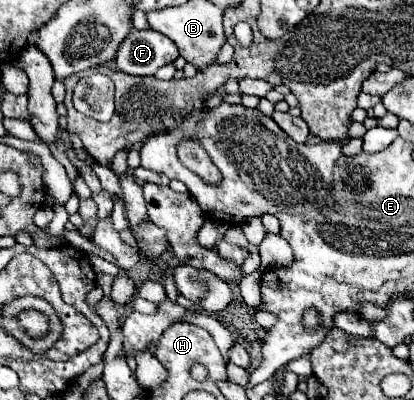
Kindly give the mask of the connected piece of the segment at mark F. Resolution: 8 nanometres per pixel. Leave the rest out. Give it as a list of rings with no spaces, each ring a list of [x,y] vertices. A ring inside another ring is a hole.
[[[132,30],[122,42],[116,64],[122,72],[134,76],[152,76],[160,66],[178,58],[176,44],[156,30]]]

